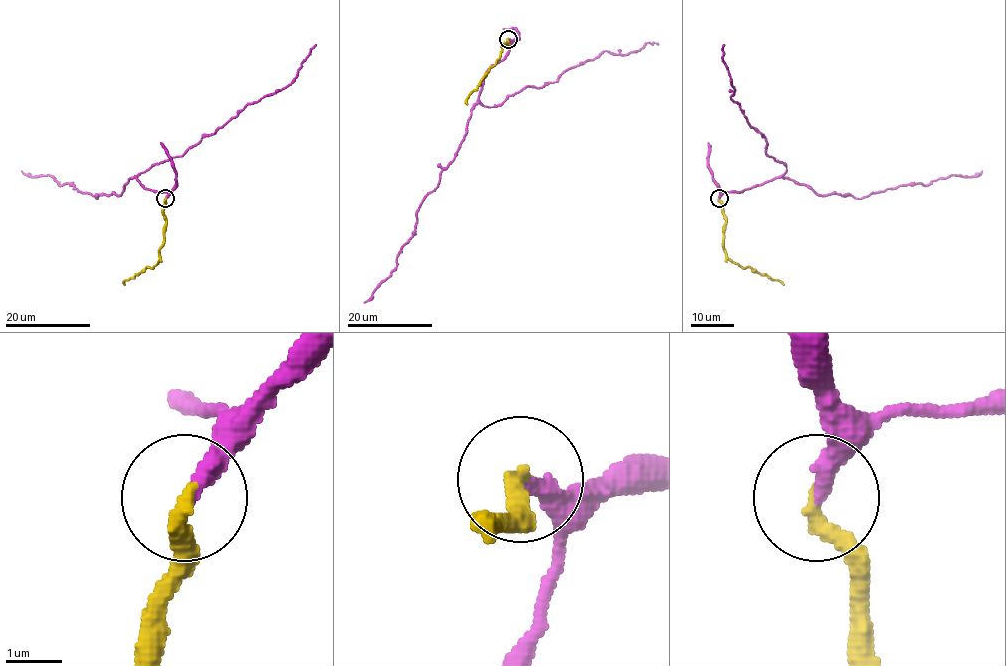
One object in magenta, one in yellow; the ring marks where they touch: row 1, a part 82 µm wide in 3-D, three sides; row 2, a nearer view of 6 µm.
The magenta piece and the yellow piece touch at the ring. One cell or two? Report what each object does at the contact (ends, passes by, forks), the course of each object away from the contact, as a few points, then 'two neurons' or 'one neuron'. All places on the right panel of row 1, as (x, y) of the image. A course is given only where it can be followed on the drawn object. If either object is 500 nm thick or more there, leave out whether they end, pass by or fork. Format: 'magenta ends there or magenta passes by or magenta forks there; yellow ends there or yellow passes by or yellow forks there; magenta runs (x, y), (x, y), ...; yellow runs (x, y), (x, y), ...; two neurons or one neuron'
magenta ends there; yellow ends there; magenta runs (718, 198), (782, 177), (820, 195), (861, 198), (952, 175), (976, 177), (981, 170); yellow runs (718, 198), (726, 220), (724, 245), (729, 259), (783, 284); one neuron

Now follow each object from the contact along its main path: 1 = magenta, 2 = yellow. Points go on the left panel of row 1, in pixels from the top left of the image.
1: (165, 198), (167, 192), (154, 192), (134, 177), (120, 195), (97, 198), (49, 175), (22, 170)
2: (165, 198), (163, 245), (159, 250), (159, 259), (153, 267), (147, 266), (126, 279), (125, 284)

